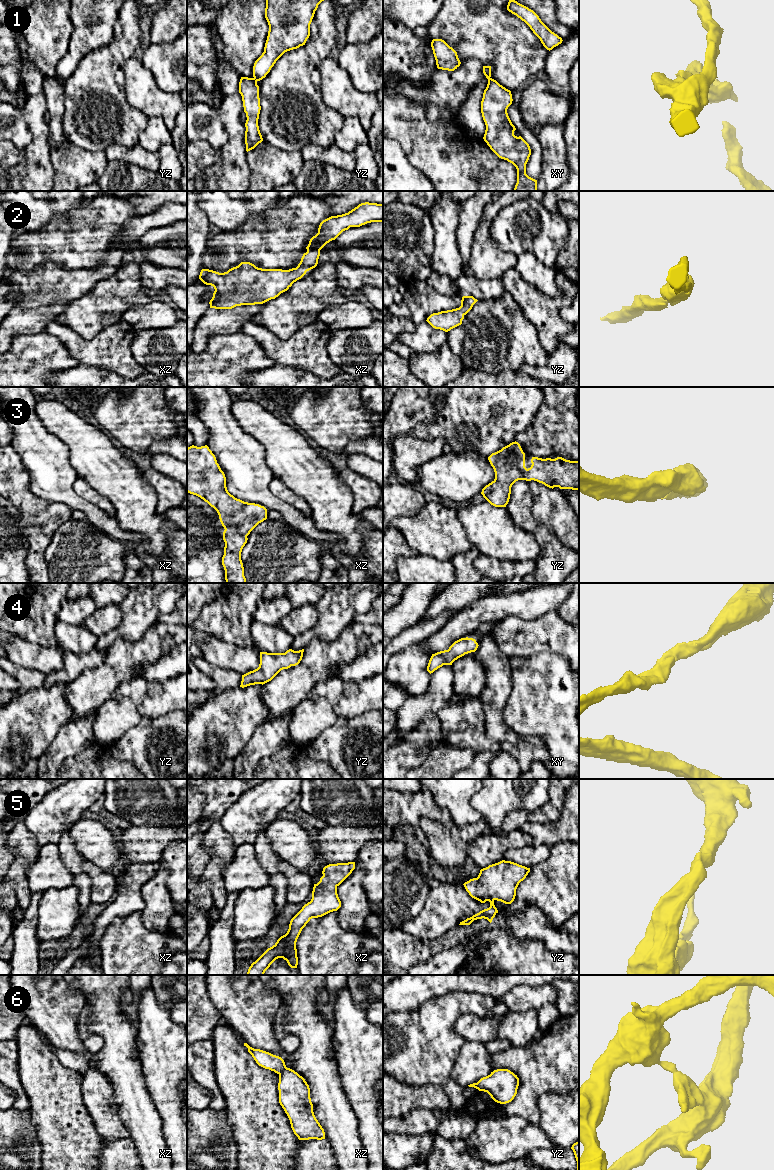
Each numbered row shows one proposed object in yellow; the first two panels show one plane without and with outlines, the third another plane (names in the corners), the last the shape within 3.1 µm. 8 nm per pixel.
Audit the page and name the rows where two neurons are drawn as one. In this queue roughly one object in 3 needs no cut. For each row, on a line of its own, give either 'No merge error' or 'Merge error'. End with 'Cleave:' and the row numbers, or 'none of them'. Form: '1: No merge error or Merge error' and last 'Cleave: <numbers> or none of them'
1: Merge error
2: No merge error
3: No merge error
4: No merge error
5: No merge error
6: Merge error
Cleave: 1, 6

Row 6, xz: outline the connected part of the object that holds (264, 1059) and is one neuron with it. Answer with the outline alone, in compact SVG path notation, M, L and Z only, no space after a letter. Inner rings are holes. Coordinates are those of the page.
M244 1043L244 1046L248 1048L248 1052L252 1055L259 1066L274 1071L277 1074L280 1074L287 1068L284 1060L281 1057L260 1049L254 1049L247 1043Z

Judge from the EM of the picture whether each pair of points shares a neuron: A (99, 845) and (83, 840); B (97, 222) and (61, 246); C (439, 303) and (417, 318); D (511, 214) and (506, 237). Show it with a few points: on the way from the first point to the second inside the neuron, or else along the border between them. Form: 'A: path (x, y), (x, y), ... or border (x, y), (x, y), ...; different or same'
A: path (95, 842), (87, 840); same
B: path (88, 230), (78, 240), (70, 240); same
C: path (434, 303), (422, 313); same
D: path (511, 220), (511, 225), (505, 231); same

